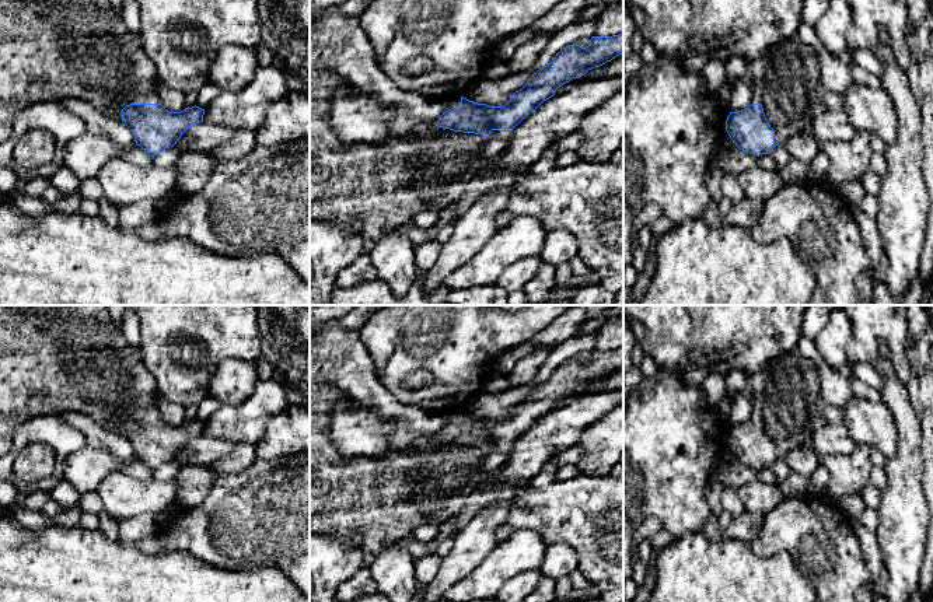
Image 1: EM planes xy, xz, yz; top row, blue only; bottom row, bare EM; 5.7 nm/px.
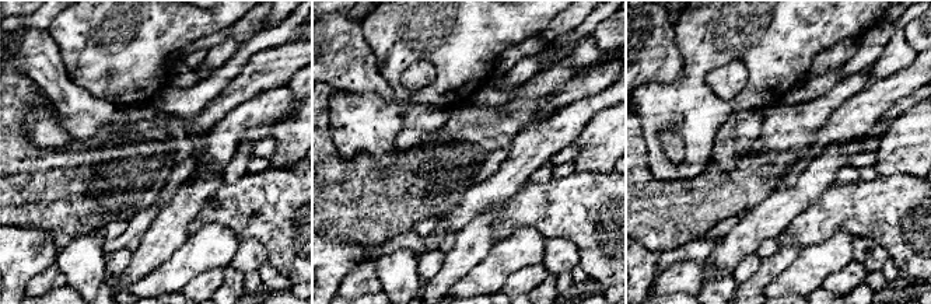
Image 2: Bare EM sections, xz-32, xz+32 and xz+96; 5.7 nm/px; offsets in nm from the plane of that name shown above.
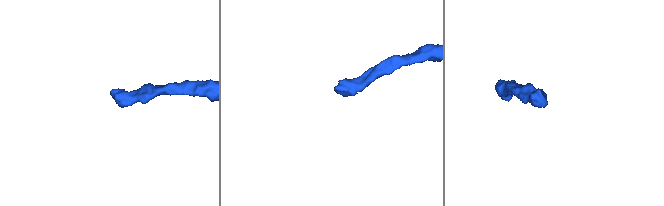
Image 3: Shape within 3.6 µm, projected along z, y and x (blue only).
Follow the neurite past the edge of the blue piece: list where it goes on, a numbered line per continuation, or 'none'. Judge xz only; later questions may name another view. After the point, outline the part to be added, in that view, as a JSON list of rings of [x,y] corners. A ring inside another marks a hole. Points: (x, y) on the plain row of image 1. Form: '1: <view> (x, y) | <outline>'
1: xz (374, 503) | [[[325,382],[310,384],[310,533],[347,539],[360,545],[368,557],[385,546],[409,538],[415,528],[443,525],[455,517],[466,497],[481,487],[481,473],[486,452],[475,447],[454,445],[427,435],[419,435],[405,449],[389,448],[384,458],[342,456],[332,442],[332,413],[352,399]]]

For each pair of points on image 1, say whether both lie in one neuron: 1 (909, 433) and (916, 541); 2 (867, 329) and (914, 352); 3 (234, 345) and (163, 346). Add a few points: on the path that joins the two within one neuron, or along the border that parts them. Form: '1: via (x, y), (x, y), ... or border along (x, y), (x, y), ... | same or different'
1: via (908, 459), (908, 514) | same
2: border along (905, 347), (909, 368), (909, 380), (907, 382) | different
3: via (216, 345), (208, 353), (199, 346), (181, 346) | same

